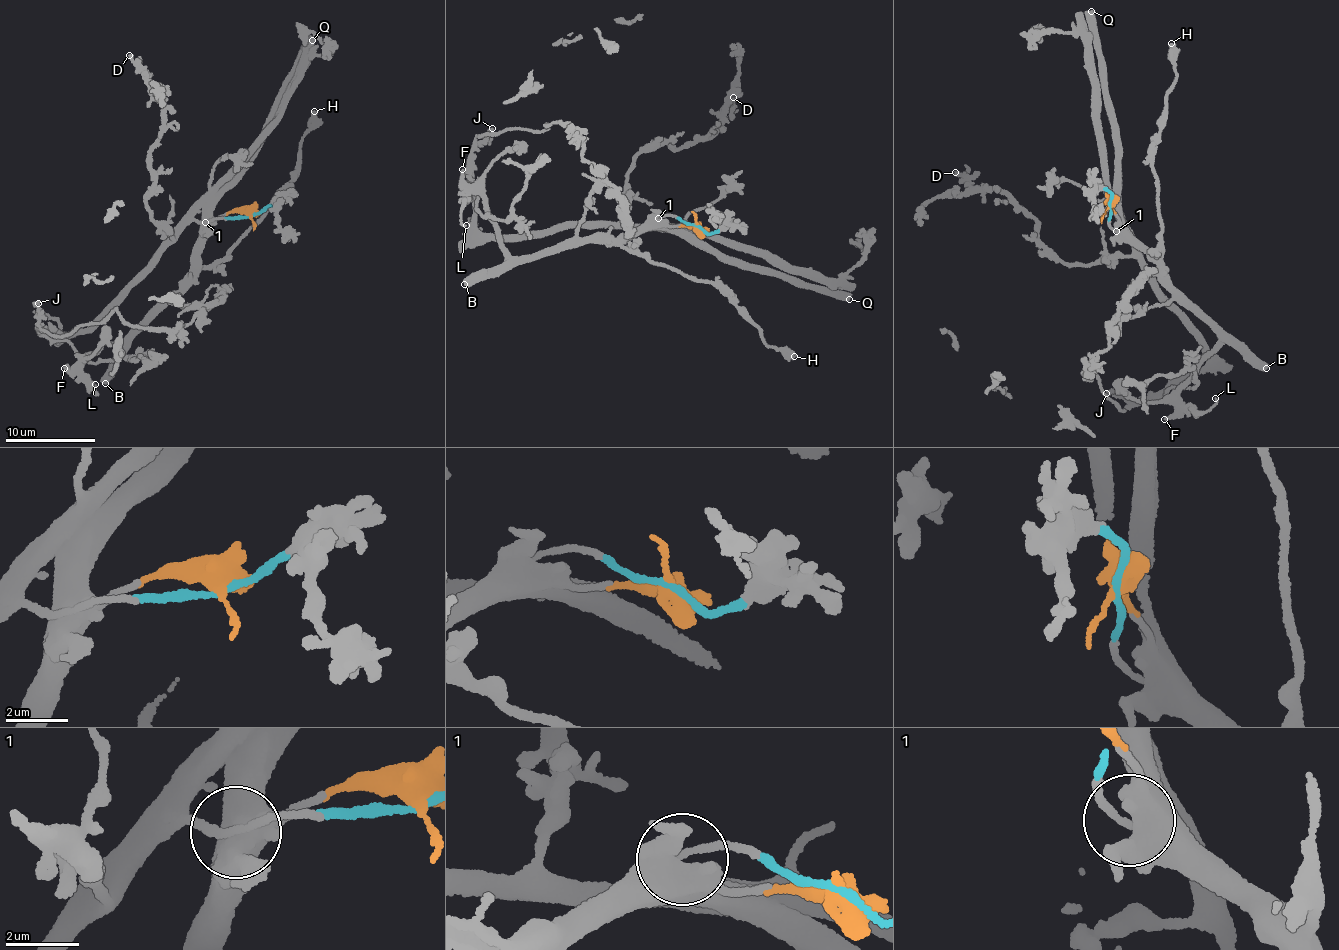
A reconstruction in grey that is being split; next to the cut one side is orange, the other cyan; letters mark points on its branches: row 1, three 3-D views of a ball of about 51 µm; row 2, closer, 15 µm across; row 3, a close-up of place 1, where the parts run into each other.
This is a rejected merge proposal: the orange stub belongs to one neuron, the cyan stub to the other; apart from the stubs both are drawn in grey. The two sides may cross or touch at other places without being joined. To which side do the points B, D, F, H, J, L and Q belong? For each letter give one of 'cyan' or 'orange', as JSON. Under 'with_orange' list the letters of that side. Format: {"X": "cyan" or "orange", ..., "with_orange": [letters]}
{"B": "orange", "D": "cyan", "F": "orange", "H": "orange", "J": "cyan", "L": "orange", "Q": "orange", "with_orange": ["B", "F", "H", "L", "Q"]}

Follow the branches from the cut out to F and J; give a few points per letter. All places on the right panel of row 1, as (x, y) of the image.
F: (1109, 206), (1127, 235), (1219, 335), (1178, 390), (1174, 411), (1165, 419)
J: (1109, 206), (1110, 226), (1132, 240), (1154, 286), (1207, 354), (1204, 369), (1132, 402), (1118, 390), (1107, 393)

